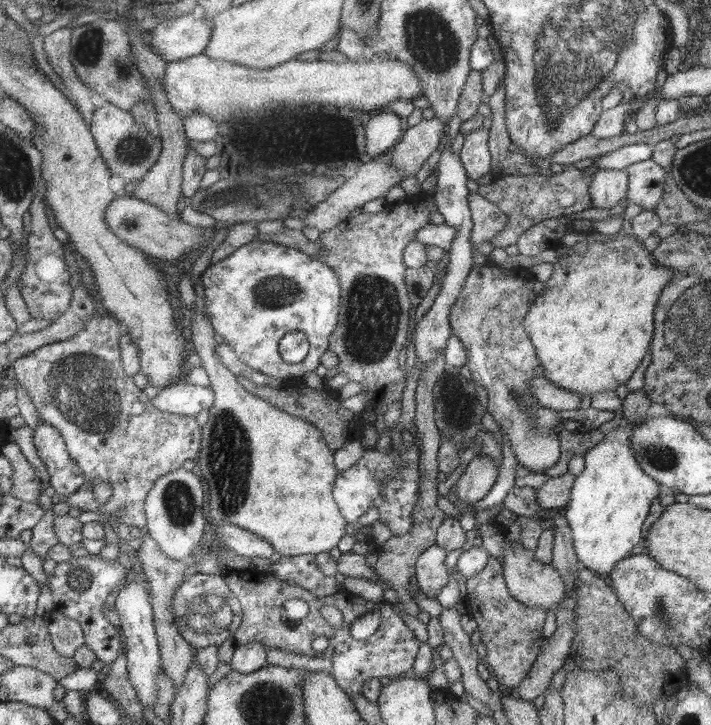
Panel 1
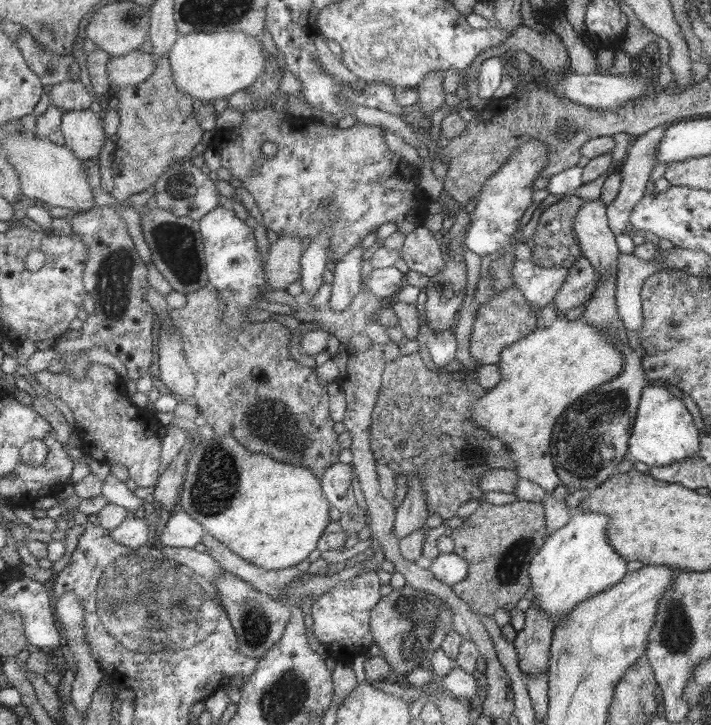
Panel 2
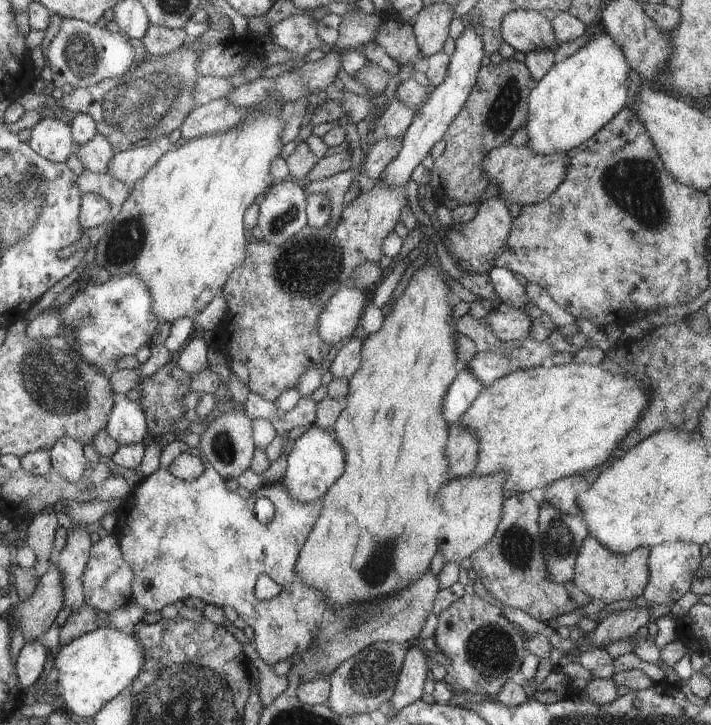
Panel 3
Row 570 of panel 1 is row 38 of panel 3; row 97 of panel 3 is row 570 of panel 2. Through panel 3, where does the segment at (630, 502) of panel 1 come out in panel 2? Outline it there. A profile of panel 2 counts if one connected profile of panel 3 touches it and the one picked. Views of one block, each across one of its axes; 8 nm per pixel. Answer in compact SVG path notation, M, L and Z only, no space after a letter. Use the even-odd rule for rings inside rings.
M577 508L566 525L546 537L545 544L533 557L529 566L534 594L532 605L552 615L555 623L565 618L566 614L572 614L586 598L617 585L628 573L628 561L609 543L606 534L609 524L608 515Z

